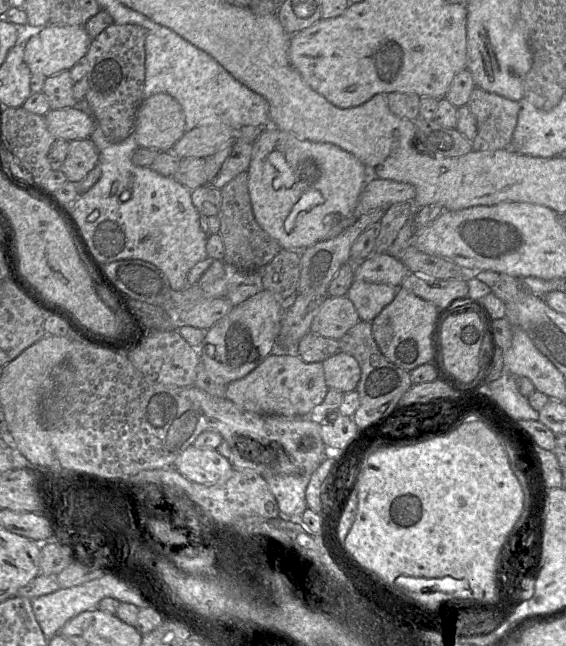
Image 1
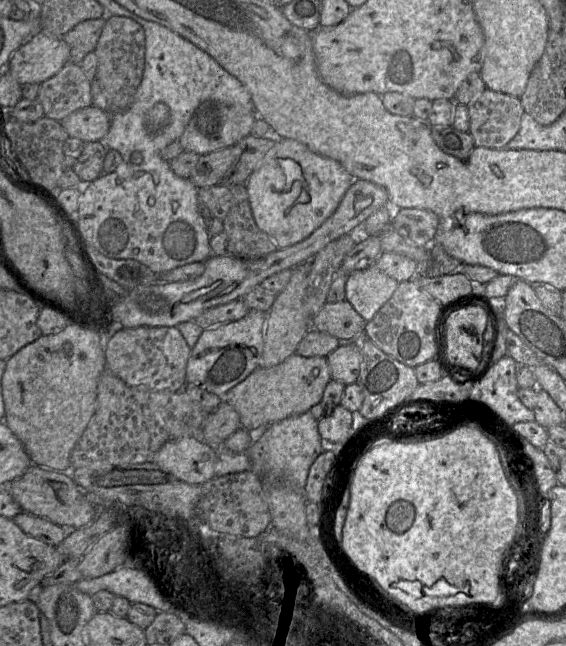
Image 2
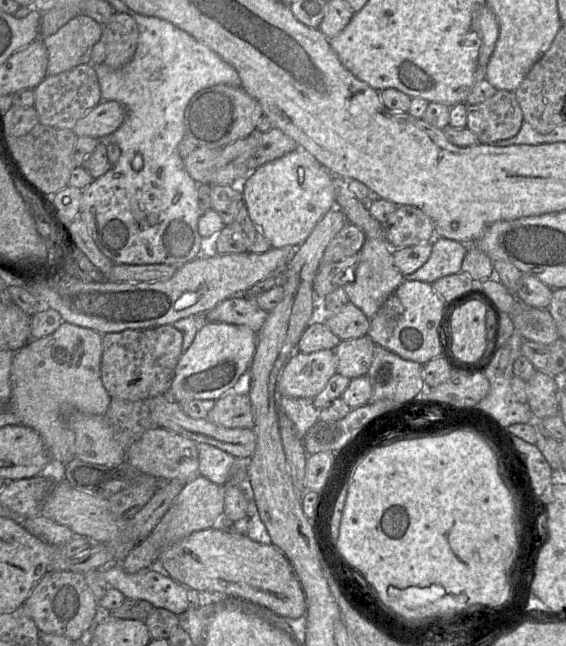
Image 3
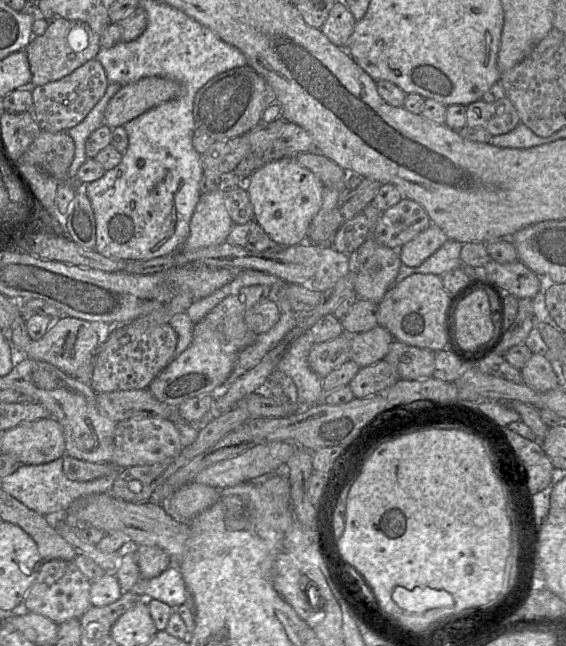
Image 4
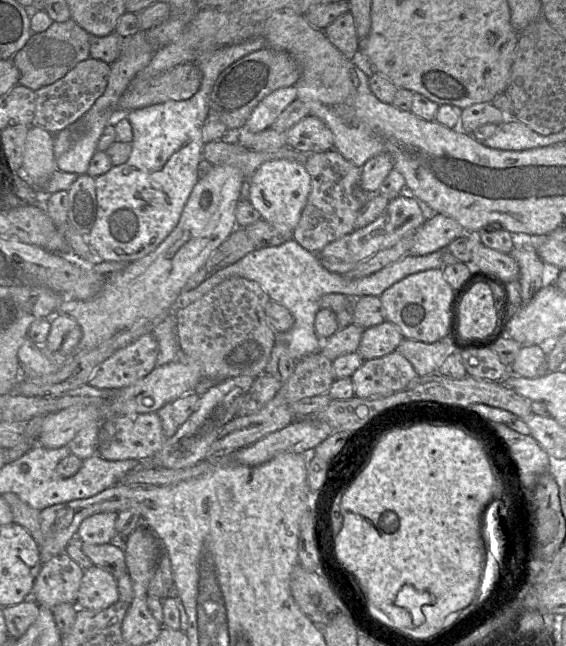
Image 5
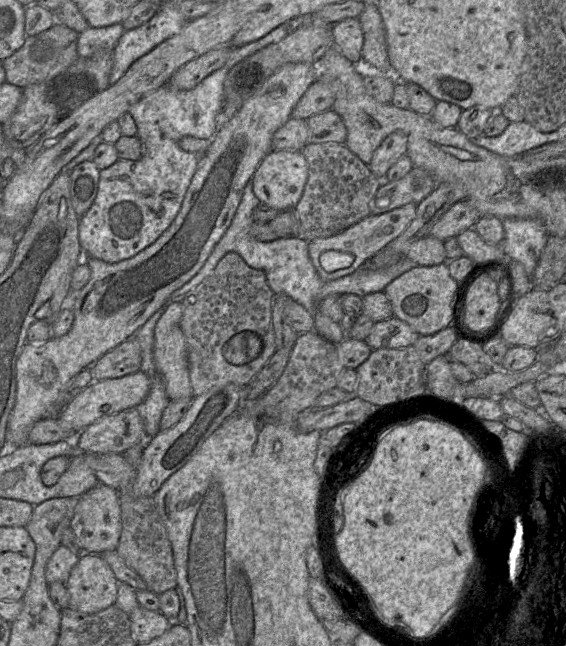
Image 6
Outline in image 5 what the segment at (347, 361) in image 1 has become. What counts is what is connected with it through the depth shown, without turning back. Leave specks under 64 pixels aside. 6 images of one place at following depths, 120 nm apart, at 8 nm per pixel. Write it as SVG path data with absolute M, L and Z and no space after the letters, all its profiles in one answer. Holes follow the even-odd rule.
M385 320L377 326L364 330L358 353L364 360L380 358L396 351L404 339L401 329Z

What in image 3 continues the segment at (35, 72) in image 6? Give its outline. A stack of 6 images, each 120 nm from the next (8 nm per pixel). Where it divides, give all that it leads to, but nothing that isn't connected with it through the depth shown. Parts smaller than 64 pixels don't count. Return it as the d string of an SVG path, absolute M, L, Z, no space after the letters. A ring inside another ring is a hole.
M80 15L72 18L55 34L43 39L48 53L46 77L72 70L81 64L90 64L93 46L100 40L103 26L91 17Z

